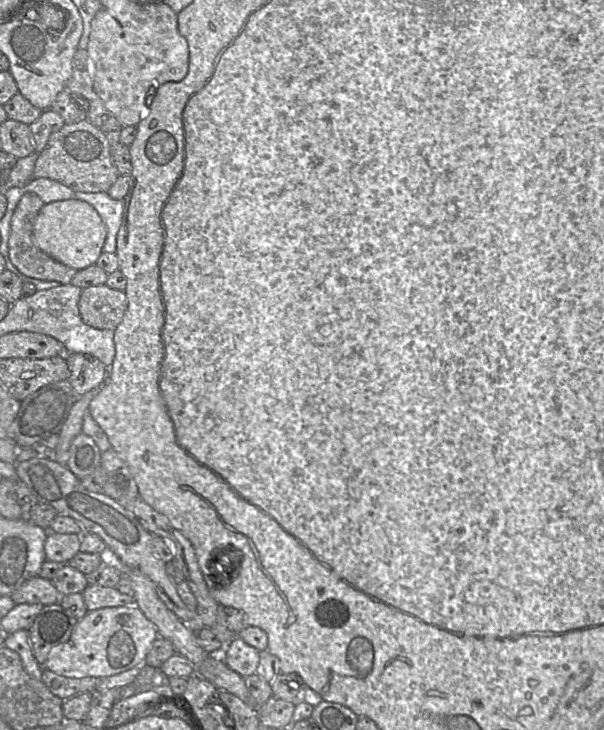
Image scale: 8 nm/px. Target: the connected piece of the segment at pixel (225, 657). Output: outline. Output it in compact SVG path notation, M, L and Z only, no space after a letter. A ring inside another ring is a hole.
M236 637L229 646L223 648L221 654L214 655L220 655L222 660L227 664L230 669L237 672L242 677L247 677L256 673L256 669L259 663L259 653L259 650L248 645L241 638Z

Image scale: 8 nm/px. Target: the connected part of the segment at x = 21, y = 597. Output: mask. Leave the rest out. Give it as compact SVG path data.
M36 576L26 581L11 598L17 604L43 604L51 605L58 603L61 595L54 584L45 578Z

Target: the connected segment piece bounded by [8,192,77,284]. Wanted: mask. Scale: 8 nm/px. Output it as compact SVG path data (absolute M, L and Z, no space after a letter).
M32 192L24 194L20 199L10 221L11 231L8 240L9 259L26 276L42 281L57 281L60 284L67 284L70 283L77 270L48 256L37 248L33 242L33 226L43 205L44 202L38 195Z

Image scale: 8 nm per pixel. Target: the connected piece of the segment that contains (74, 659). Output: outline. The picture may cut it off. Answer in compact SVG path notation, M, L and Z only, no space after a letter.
M135 604L100 608L79 619L69 640L52 648L41 666L69 678L108 677L146 664L146 655L158 637L156 626Z

